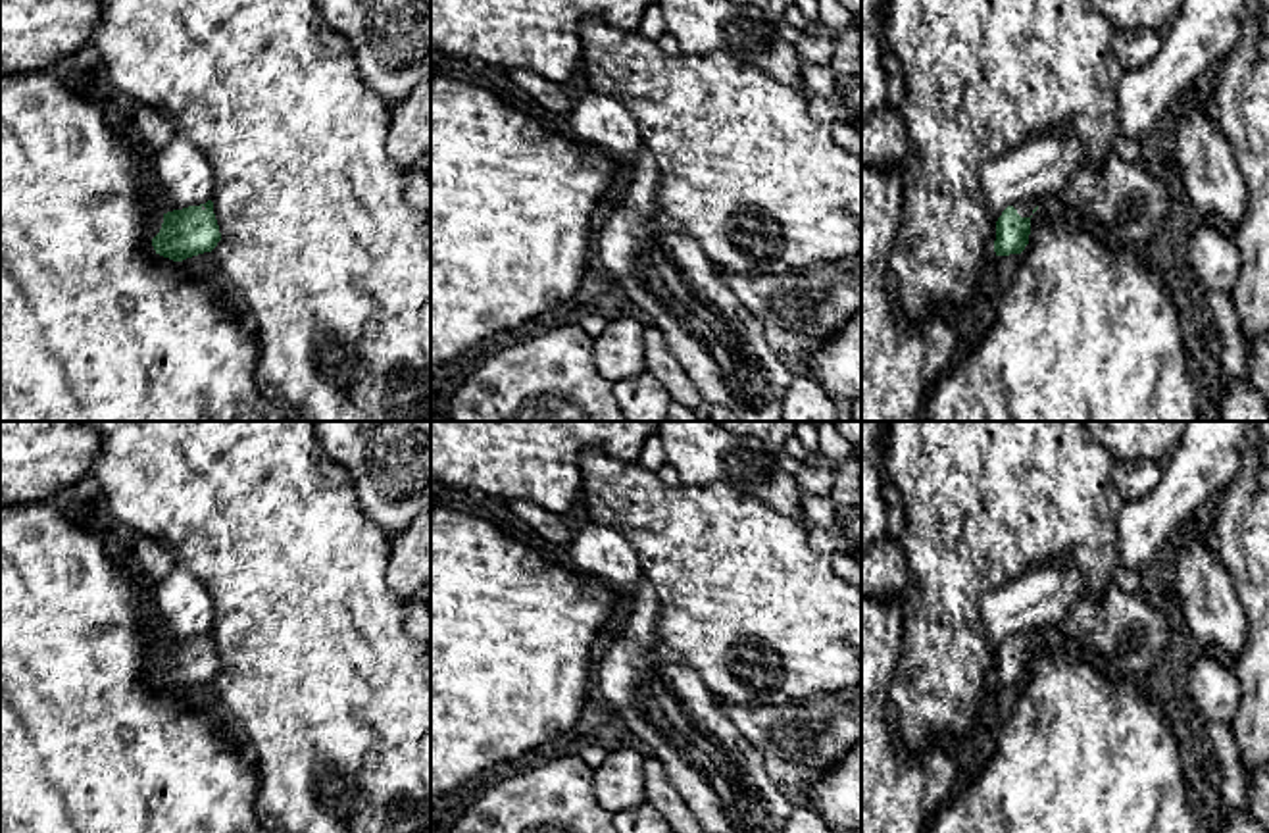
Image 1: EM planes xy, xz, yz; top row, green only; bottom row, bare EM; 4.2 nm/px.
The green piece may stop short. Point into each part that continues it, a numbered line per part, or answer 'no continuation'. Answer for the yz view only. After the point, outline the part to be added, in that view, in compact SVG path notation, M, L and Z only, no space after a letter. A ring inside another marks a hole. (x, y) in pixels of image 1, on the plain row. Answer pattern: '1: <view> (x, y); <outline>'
1: yz (1023, 639); M1036 629L1021 631L1013 635L1013 639L1017 641L1021 648L1031 648L1033 641L1036 639Z

